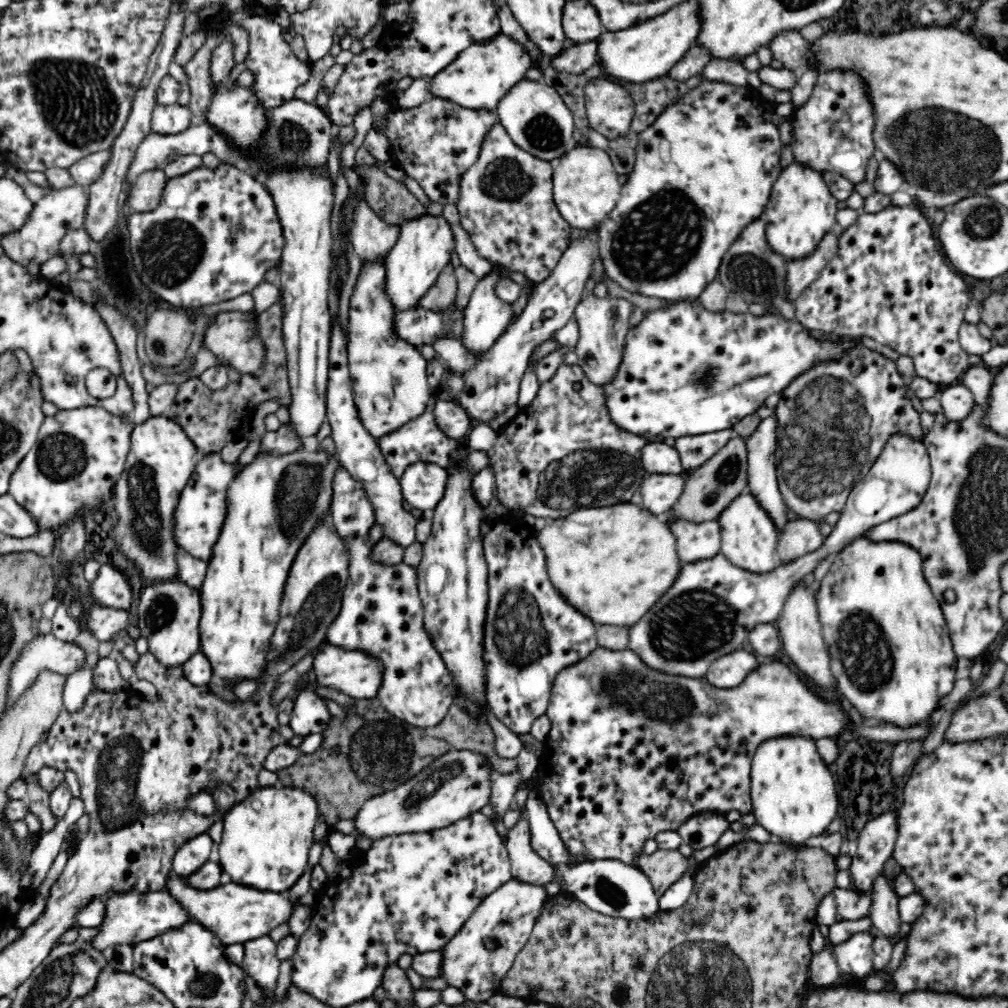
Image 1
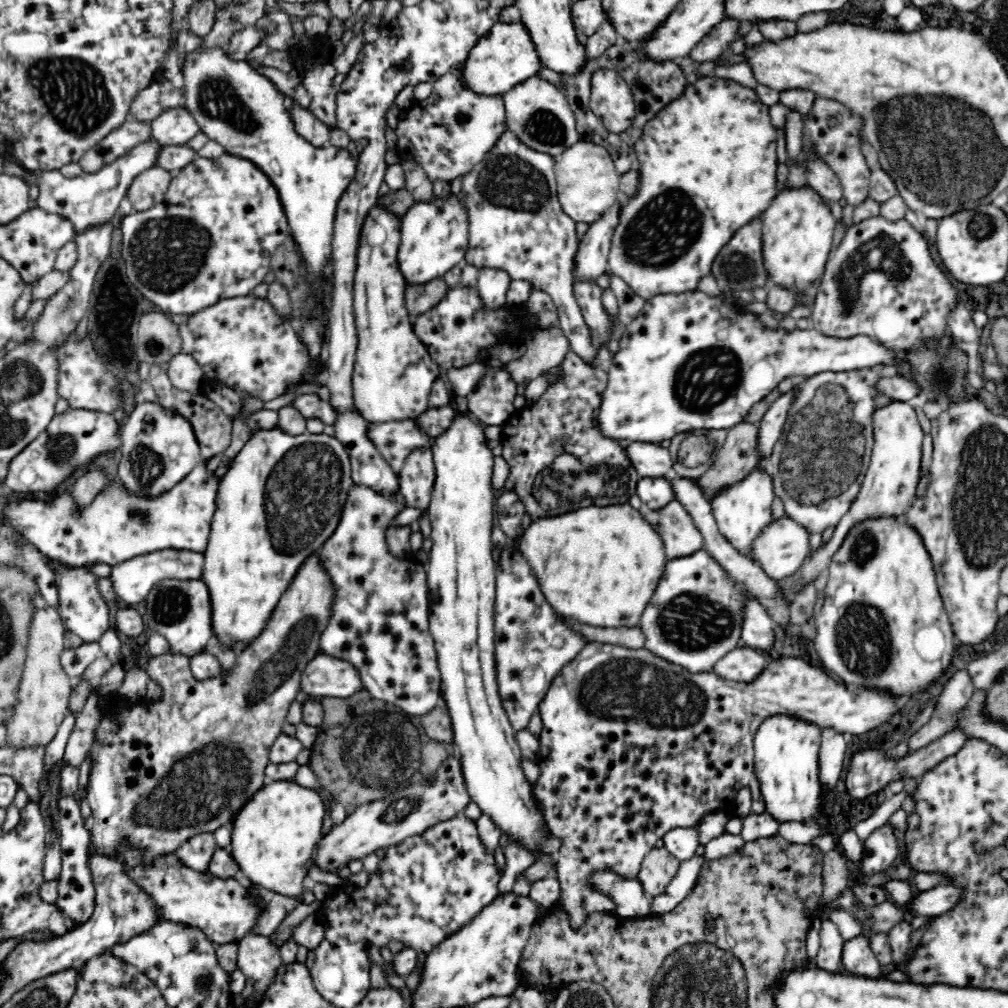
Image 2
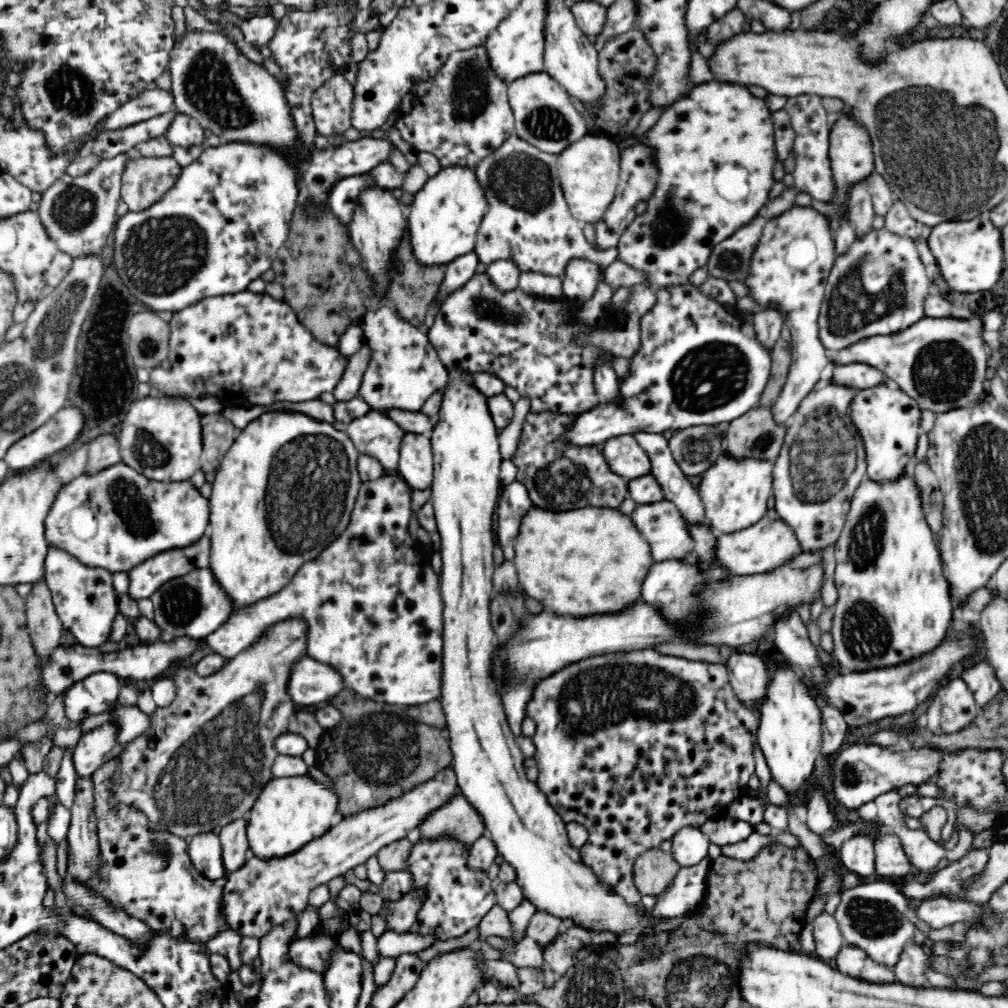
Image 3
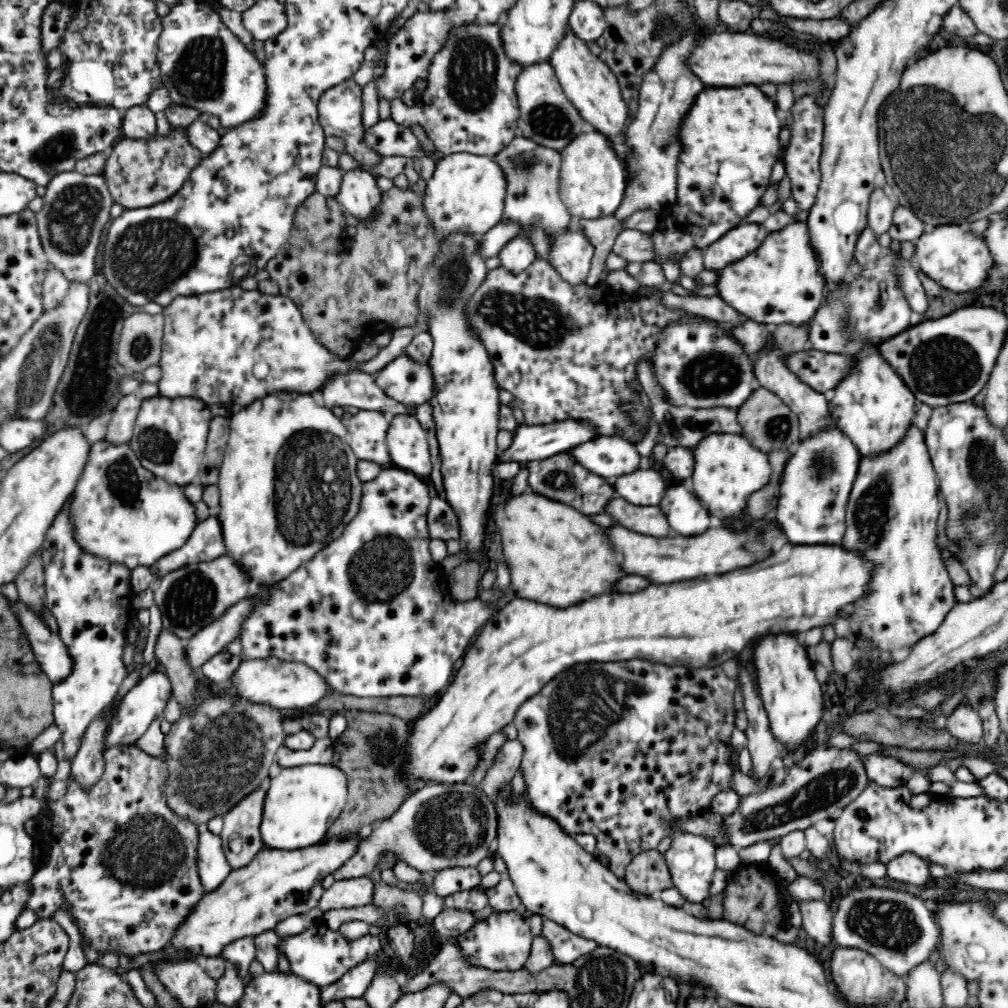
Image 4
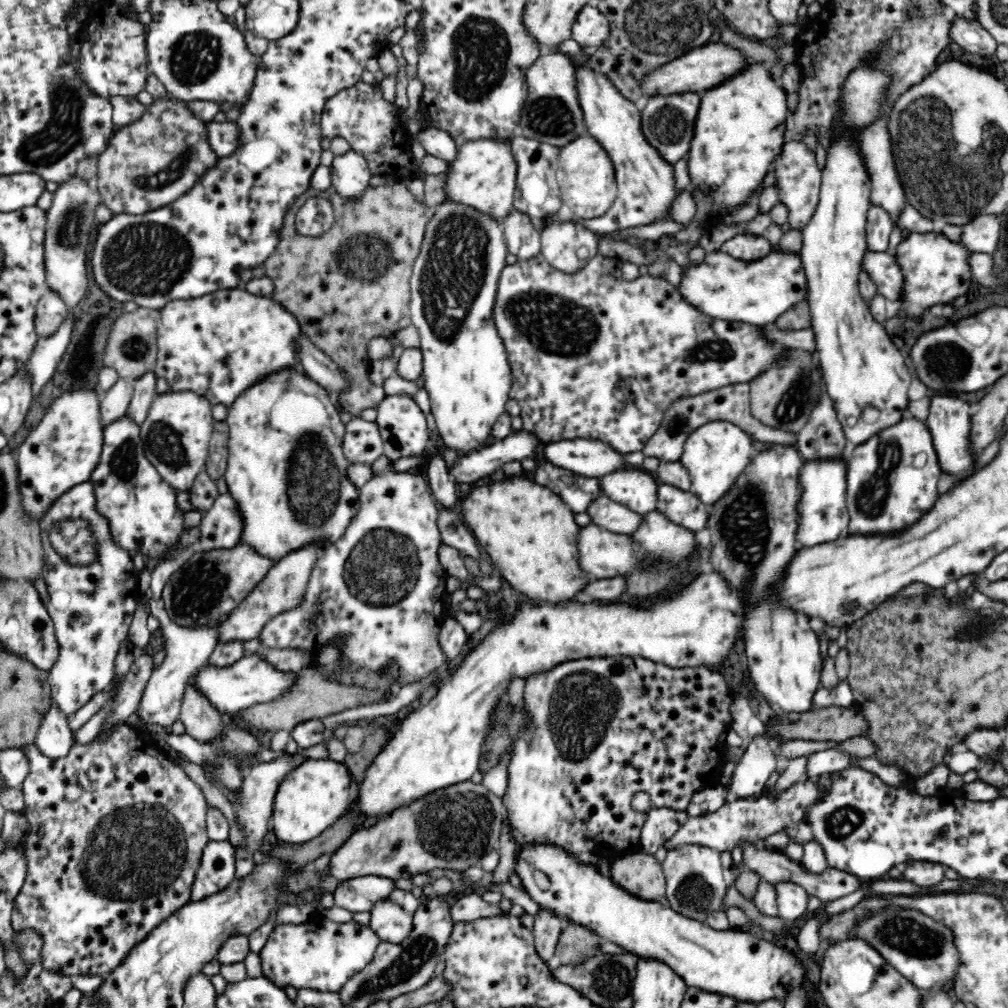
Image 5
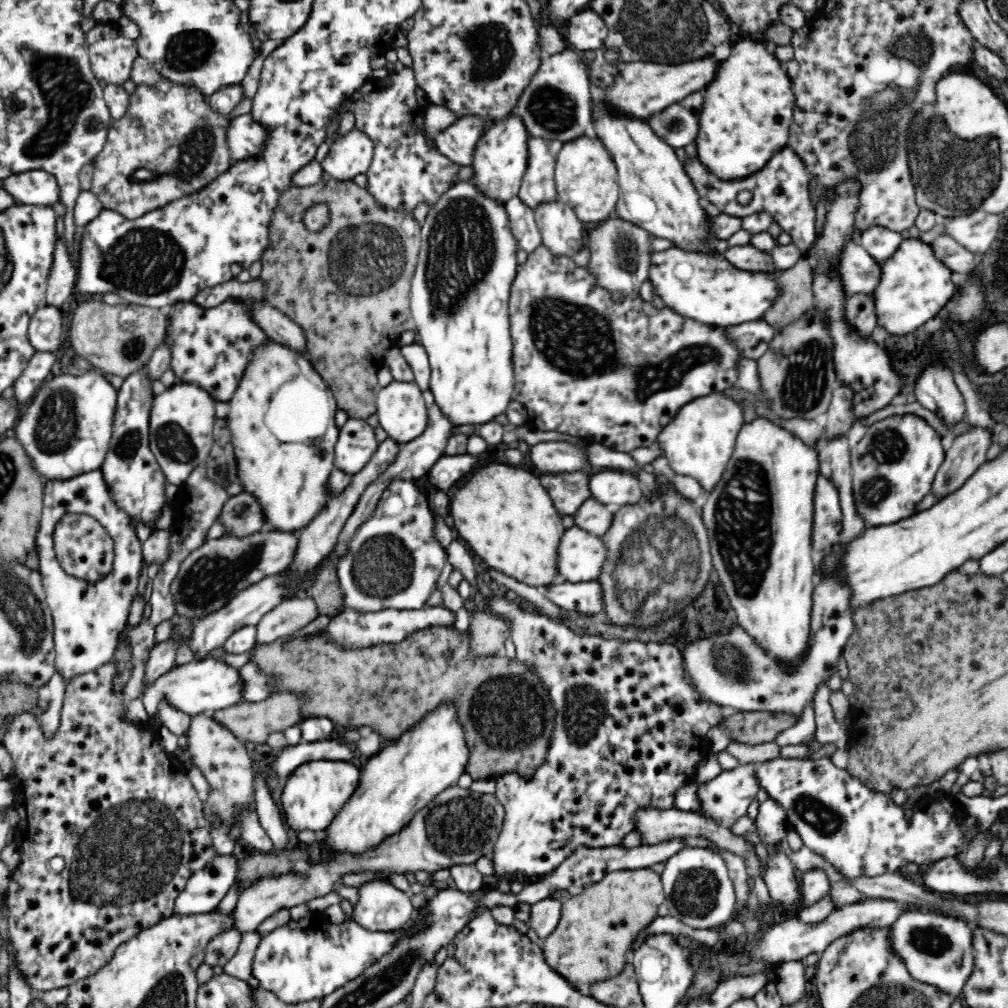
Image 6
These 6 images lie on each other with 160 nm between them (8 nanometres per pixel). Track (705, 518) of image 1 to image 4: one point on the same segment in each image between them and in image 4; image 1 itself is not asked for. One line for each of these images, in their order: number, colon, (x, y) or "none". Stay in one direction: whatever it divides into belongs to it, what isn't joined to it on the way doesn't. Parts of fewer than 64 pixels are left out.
2: (738, 457)
3: (754, 434)
4: (769, 424)

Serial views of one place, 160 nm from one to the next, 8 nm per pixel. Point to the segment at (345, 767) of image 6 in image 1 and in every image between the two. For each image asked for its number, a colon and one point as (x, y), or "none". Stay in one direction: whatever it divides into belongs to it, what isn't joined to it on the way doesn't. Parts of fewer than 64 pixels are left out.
1: (265, 841)
2: (274, 836)
3: (291, 811)
4: (302, 802)
5: (312, 796)

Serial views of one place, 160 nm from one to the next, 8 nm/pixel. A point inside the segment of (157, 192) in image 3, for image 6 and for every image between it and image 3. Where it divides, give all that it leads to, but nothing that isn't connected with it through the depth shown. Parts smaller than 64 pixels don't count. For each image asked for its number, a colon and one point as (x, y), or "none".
4: (138, 173)
5: (149, 164)
6: (171, 144)

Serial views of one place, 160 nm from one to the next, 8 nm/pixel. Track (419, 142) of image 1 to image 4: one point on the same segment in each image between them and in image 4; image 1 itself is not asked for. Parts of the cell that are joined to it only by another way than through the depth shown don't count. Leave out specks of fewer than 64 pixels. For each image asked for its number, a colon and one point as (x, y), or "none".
2: (447, 134)
3: (465, 117)
4: (469, 106)

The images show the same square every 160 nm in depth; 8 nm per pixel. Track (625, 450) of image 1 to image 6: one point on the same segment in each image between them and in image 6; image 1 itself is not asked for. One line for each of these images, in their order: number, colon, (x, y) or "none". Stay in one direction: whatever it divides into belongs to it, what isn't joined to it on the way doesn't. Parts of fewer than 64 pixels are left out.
2: (559, 460)
3: (551, 469)
4: (586, 492)
5: (578, 493)
6: (568, 491)

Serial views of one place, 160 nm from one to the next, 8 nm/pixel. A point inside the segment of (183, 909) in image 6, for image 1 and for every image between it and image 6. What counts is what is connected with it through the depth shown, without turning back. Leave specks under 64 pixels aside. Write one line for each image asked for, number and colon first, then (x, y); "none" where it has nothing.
1: (190, 856)
2: (196, 853)
3: (205, 851)
4: (212, 862)
5: (217, 869)

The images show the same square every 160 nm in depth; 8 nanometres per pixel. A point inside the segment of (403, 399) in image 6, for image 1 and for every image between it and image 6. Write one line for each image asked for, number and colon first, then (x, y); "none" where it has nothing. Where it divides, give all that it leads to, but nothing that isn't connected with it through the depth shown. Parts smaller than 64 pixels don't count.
1: (423, 484)
2: (417, 477)
3: (415, 466)
4: (408, 445)
5: (402, 424)

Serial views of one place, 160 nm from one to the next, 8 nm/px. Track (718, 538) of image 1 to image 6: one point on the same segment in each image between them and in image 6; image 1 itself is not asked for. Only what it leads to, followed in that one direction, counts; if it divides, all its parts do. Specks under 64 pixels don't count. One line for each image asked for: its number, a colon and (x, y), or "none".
2: (681, 538)
3: (661, 523)
4: (649, 521)
5: (616, 518)
6: (592, 516)

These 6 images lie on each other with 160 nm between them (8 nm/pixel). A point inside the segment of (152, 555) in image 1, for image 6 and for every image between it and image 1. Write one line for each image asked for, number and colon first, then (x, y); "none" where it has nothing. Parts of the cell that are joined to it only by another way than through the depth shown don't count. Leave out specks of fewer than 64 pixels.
2: (159, 448)
3: (161, 437)
4: (169, 437)
5: (175, 436)
6: (182, 419)

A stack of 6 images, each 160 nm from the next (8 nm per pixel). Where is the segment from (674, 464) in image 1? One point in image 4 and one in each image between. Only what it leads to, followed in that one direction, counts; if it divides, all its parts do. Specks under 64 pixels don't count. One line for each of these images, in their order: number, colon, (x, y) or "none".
2: (650, 460)
3: (624, 455)
4: (615, 455)

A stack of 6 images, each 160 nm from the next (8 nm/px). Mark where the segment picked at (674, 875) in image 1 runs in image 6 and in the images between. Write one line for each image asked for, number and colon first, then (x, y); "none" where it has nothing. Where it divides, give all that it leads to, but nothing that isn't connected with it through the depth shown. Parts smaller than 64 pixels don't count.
2: (659, 867)
3: (654, 869)
4: (648, 872)
5: (641, 874)
6: (591, 942)

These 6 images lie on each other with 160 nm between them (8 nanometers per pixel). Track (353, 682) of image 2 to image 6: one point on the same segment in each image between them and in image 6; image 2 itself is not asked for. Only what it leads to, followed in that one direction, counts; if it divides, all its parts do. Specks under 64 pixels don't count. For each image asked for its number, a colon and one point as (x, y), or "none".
3: (311, 682)
4: (289, 686)
5: (252, 680)
6: (210, 685)

